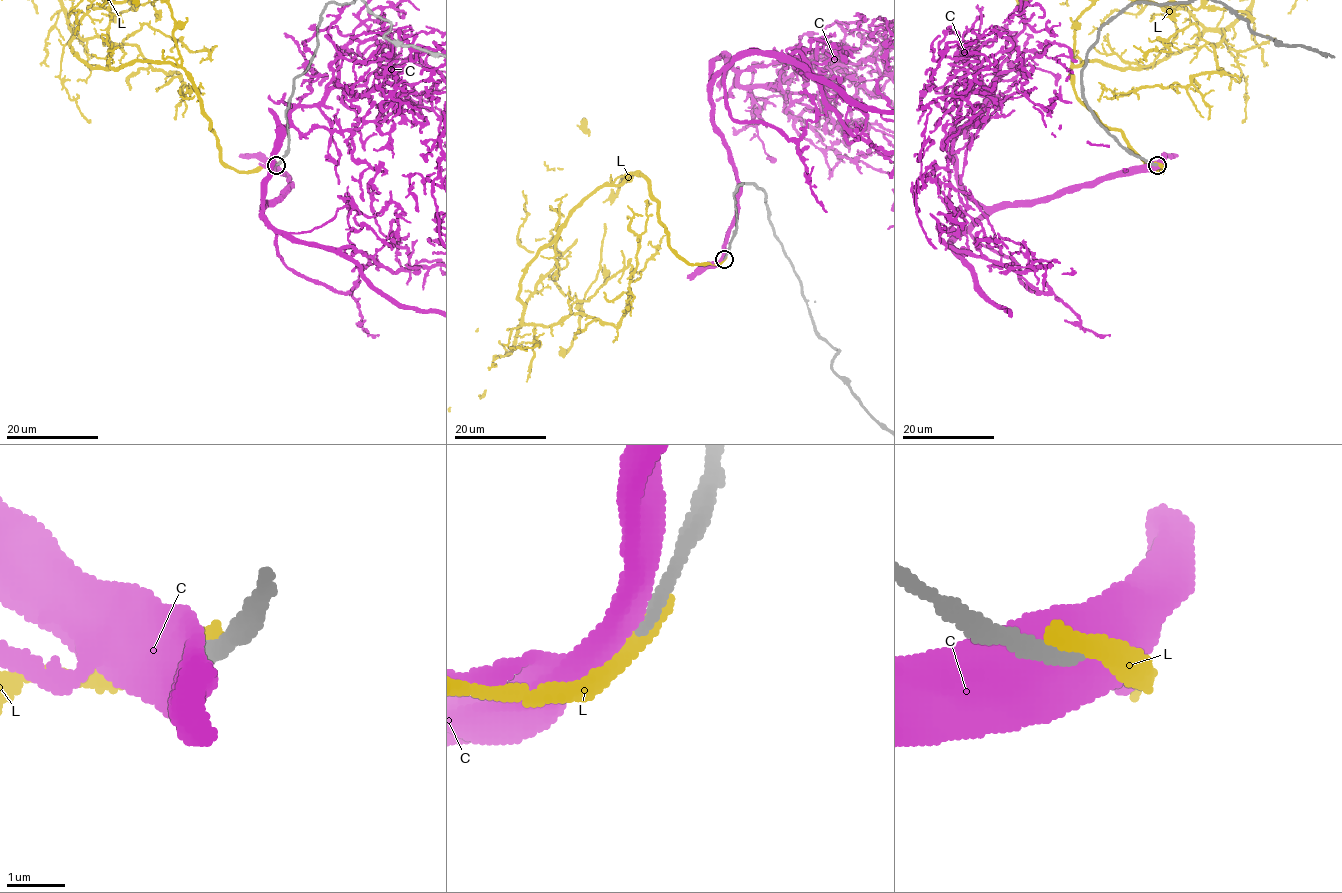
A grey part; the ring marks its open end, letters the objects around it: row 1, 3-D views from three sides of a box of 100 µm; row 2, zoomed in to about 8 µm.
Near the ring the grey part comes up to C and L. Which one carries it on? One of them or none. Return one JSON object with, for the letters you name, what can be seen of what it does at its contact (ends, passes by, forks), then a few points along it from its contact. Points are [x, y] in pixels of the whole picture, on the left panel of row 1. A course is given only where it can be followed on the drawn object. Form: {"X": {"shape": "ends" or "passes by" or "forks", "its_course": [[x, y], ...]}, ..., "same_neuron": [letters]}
{"same_neuron": []}

